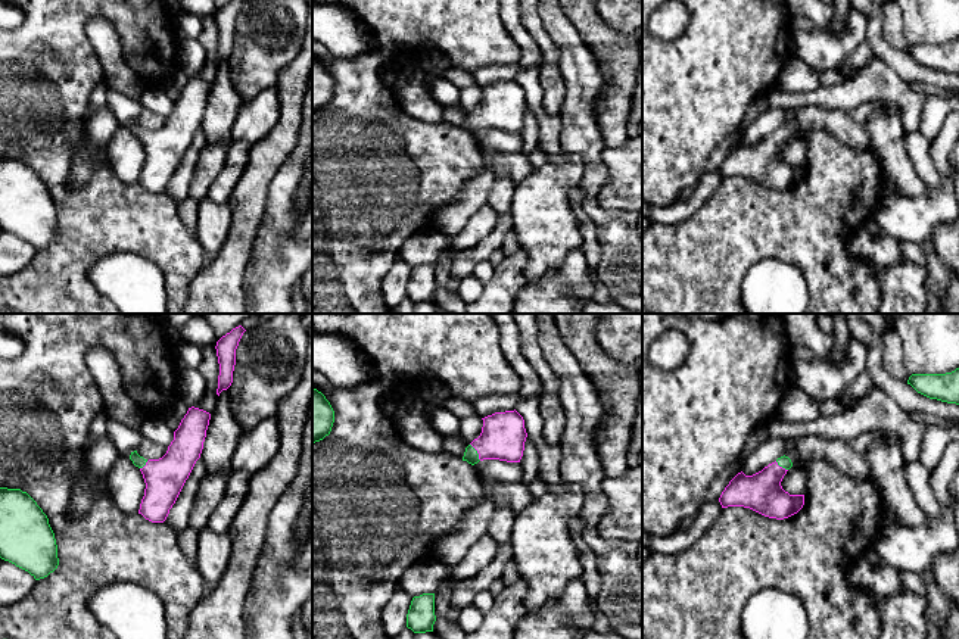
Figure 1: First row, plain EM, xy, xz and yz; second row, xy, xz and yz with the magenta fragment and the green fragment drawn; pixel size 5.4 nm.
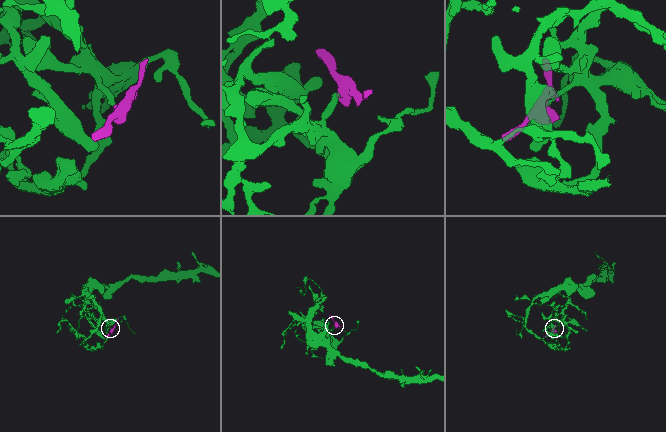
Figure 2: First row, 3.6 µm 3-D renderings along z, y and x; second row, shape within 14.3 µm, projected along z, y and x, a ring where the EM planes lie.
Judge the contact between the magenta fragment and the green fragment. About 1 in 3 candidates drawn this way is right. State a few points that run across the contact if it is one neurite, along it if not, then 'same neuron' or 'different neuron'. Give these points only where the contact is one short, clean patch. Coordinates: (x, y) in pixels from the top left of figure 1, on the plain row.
line xz (503, 106), (478, 122), (470, 125); same neuron

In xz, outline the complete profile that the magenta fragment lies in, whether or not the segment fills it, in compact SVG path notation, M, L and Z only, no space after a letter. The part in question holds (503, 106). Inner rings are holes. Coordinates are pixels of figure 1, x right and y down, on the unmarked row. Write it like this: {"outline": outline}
{"outline": "M514 80L482 90L482 103L466 118L463 131L471 135L483 130L520 133L527 107L523 87Z"}

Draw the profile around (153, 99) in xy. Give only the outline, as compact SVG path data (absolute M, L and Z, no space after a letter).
M161 85L146 88L140 97L140 105L153 113L169 116L174 110L174 102Z

